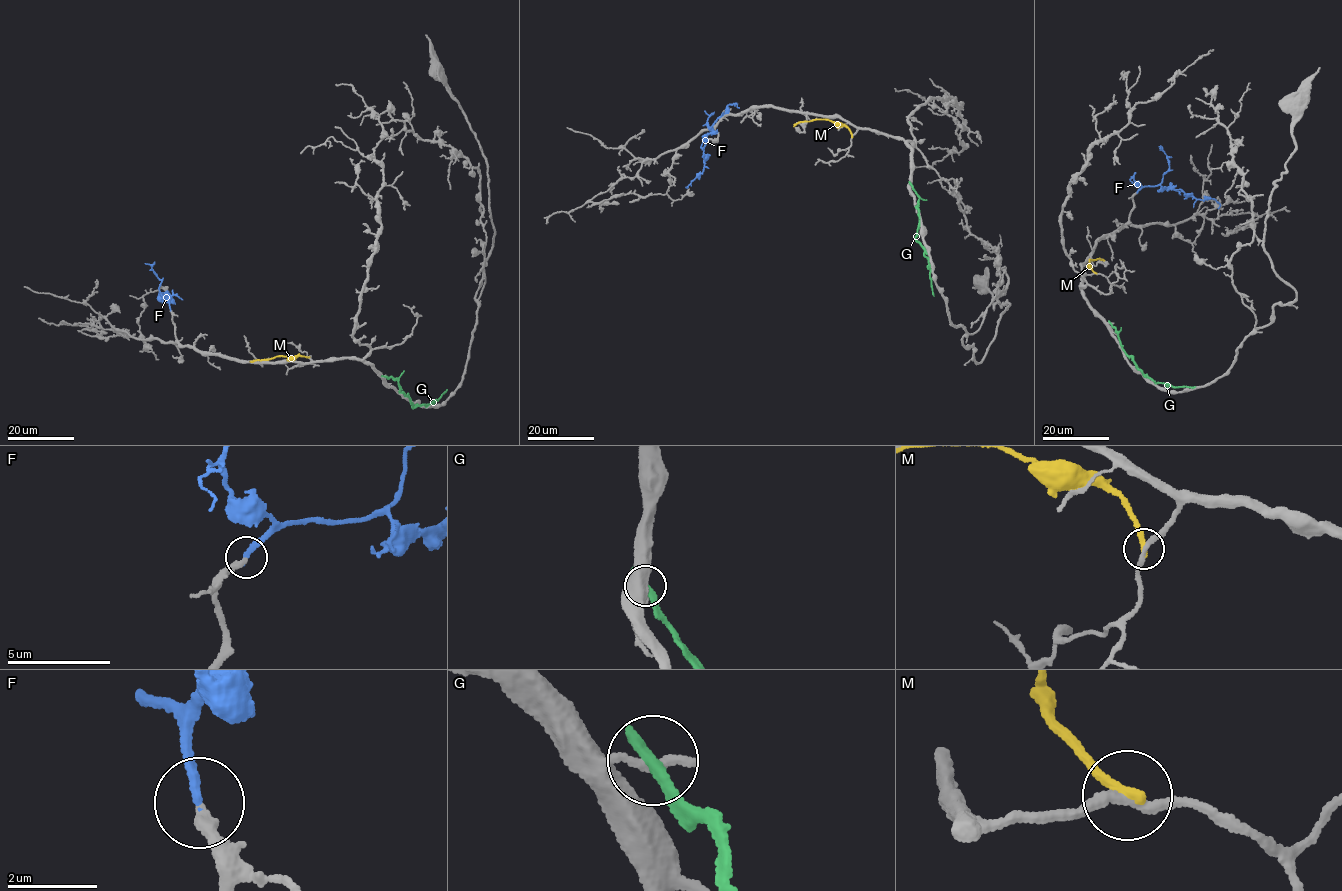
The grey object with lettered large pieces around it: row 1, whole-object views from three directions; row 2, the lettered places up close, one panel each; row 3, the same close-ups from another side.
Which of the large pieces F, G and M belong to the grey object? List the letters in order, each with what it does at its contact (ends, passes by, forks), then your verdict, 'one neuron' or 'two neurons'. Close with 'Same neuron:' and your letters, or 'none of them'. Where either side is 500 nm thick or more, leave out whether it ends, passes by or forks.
F: it ends | one neuron
G: it ends | two neurons
M: it ends | two neurons
Same neuron: F

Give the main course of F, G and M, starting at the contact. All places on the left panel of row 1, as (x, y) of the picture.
F: (170, 309), (165, 297), (160, 297), (170, 295), (163, 292), (160, 301)
G: (385, 376), (398, 382), (400, 390), (408, 395), (413, 406), (430, 404), (447, 389)
M: (308, 357), (276, 356), (250, 361)

